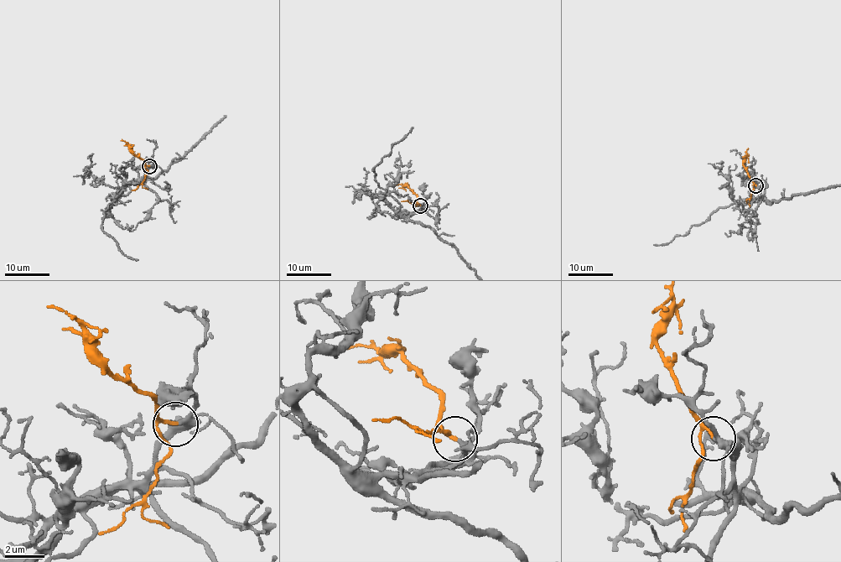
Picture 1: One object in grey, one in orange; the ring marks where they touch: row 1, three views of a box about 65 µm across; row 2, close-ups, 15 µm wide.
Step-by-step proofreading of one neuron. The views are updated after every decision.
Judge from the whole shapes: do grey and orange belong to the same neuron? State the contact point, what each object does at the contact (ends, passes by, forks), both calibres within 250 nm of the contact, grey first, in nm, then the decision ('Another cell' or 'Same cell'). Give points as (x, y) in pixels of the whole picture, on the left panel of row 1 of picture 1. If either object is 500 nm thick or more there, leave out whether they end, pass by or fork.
Place: (149, 166). At the ring grey forks. At the ring orange ends. Thickness 220 nm (grey) against 170 nm. Same cell

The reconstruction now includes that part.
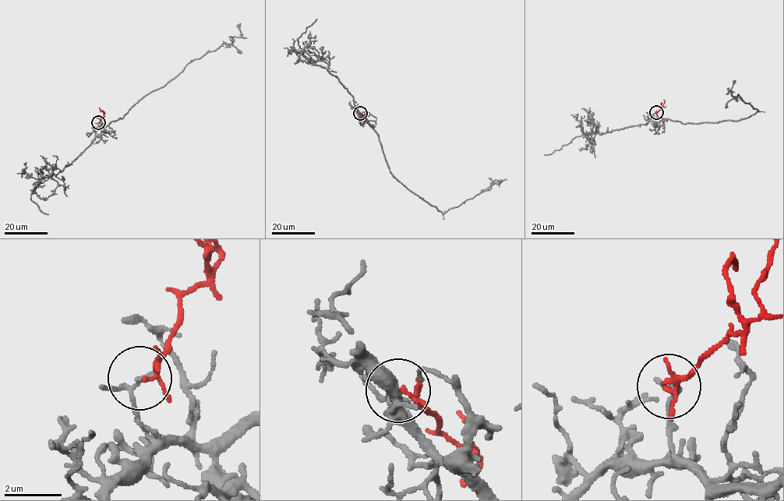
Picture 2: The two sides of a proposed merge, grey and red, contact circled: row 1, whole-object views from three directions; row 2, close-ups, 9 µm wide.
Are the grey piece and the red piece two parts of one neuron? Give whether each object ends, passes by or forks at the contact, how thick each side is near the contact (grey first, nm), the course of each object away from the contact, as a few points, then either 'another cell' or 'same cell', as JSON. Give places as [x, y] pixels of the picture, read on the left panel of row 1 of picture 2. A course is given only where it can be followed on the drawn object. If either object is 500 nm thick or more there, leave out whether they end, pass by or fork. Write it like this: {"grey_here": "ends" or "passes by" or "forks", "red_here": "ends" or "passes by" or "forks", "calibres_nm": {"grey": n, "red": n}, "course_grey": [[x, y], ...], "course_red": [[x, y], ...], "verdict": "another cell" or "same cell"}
{"grey_here": "passes by", "red_here": "forks", "calibres_nm": {"grey": 120, "red": 90}, "course_grey": [[98, 122], [103, 128], [122, 118], [189, 62], [224, 43], [228, 44], [234, 37], [241, 37], [239, 23]], "course_red": [[98, 122], [104, 113], [99, 107]], "verdict": "another cell"}

